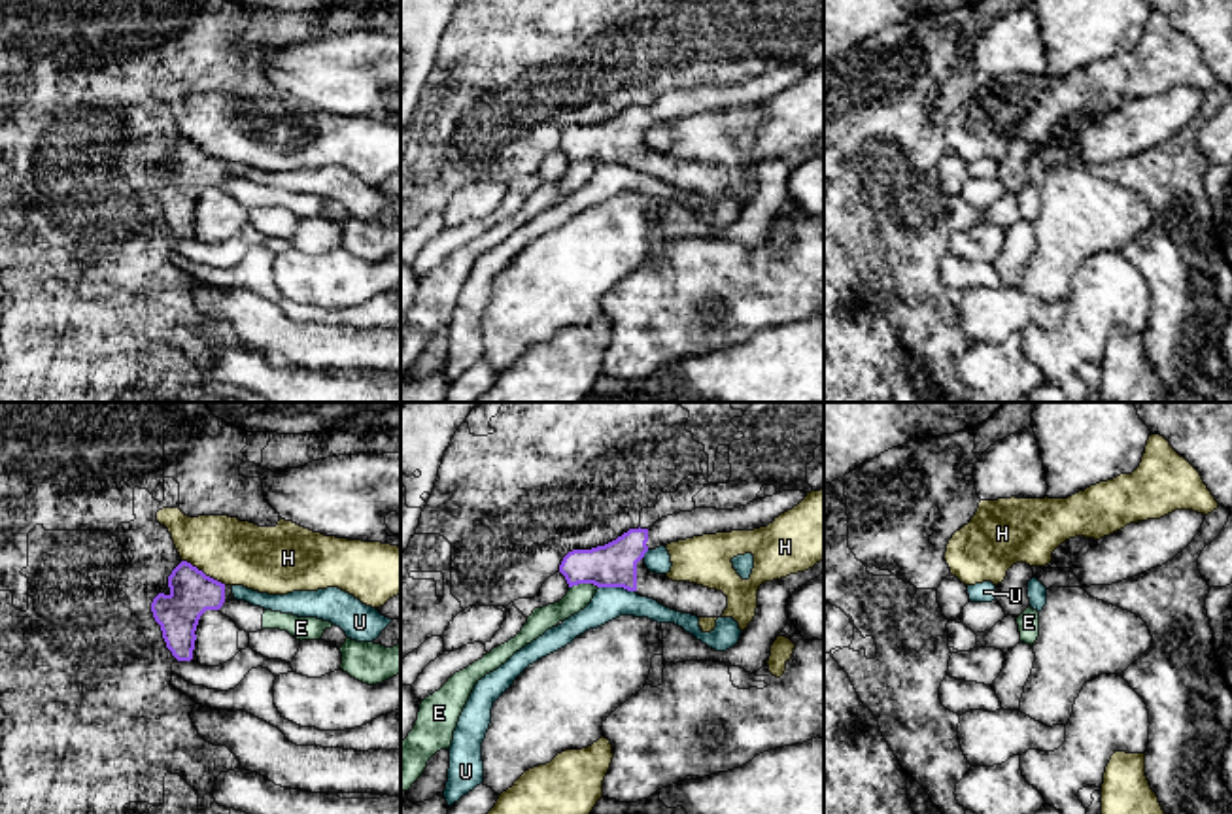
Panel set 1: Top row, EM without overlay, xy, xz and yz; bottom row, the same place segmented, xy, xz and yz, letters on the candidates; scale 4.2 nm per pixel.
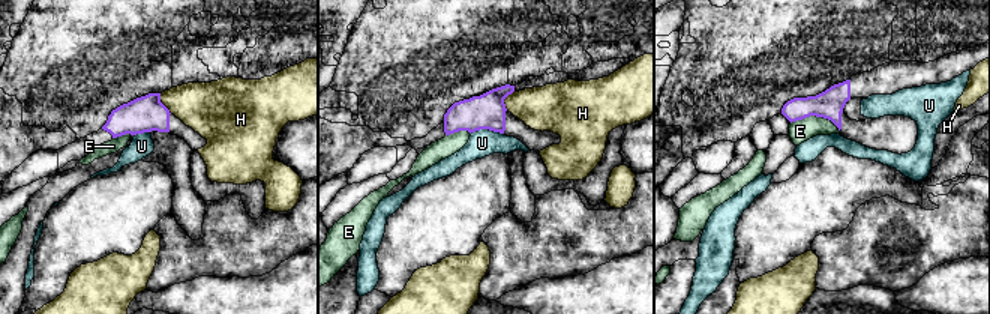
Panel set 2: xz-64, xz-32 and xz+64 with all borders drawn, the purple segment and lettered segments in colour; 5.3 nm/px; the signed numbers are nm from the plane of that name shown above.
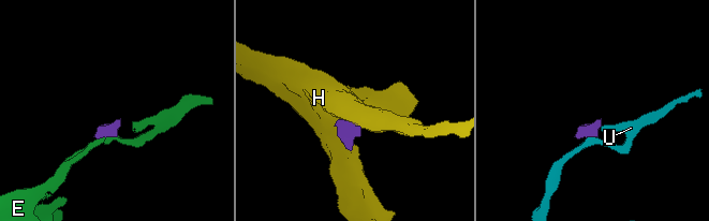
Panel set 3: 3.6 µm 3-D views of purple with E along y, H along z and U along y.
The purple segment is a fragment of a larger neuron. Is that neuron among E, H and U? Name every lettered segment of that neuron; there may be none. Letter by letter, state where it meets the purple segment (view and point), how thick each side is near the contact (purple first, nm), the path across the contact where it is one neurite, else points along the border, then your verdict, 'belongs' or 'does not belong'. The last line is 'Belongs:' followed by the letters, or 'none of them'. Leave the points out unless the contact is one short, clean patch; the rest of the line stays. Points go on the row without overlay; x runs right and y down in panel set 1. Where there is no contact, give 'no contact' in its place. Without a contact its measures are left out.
E: meets purple in xz at (582, 159); 190 nm thick on the purple side, 100 nm on the other; border along xz (598, 163), (573, 161), (569, 165); does not belong
H: meets purple in xy at (203, 150); 190 nm thick on the purple side, 280 nm on the other; border along xy (182, 136), (225, 161); does not belong
U: meets purple in xz at (616, 163); 190 nm thick on the purple side, 140 nm on the other; does not belong
Belongs: none of them

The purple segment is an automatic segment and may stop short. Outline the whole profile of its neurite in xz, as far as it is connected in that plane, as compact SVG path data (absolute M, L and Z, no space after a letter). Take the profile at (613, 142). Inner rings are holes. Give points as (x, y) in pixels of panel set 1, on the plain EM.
M782 68L733 87L695 85L673 91L648 106L629 106L605 123L569 128L559 149L569 164L578 161L624 164L682 191L720 195L727 185L727 174L722 168L650 149L644 130L693 113L767 104L805 74L807 70L801 68Z

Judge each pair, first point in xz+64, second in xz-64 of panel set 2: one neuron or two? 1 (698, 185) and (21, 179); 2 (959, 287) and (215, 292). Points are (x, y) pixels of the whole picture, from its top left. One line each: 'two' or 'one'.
1: two
2: one

